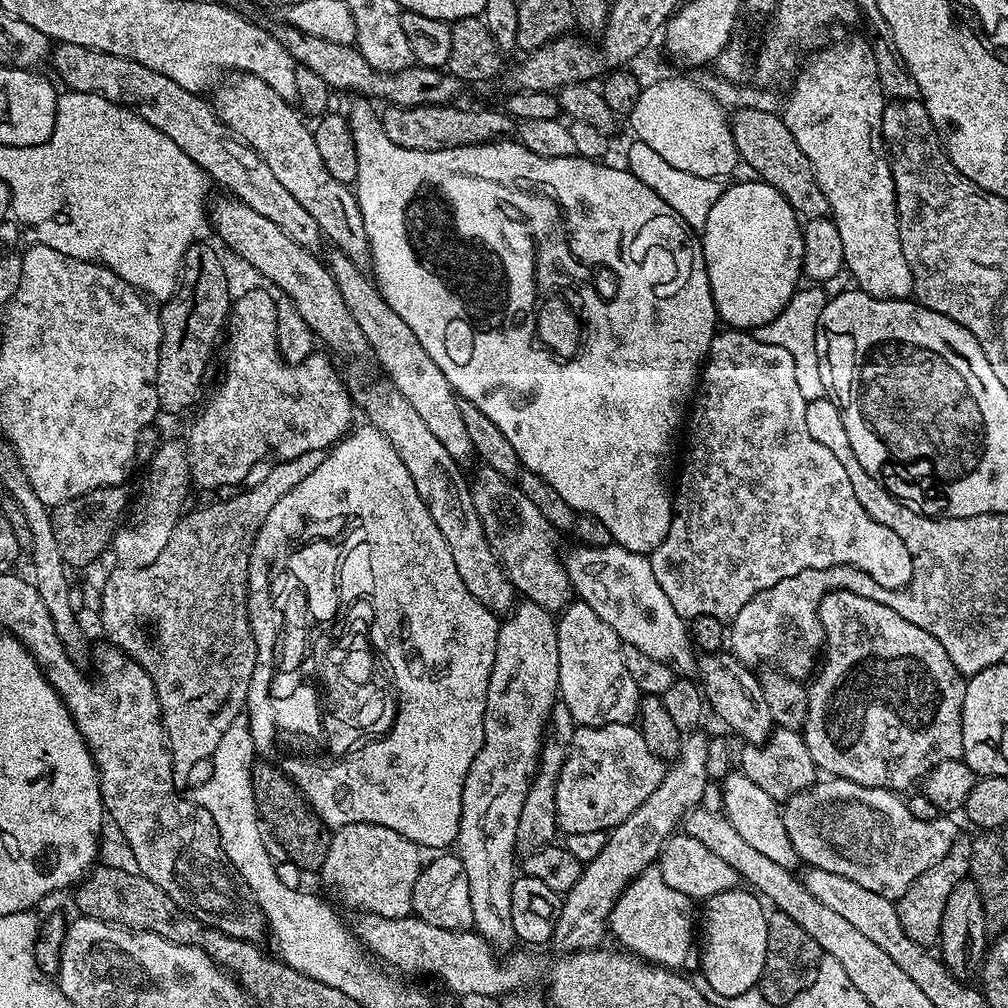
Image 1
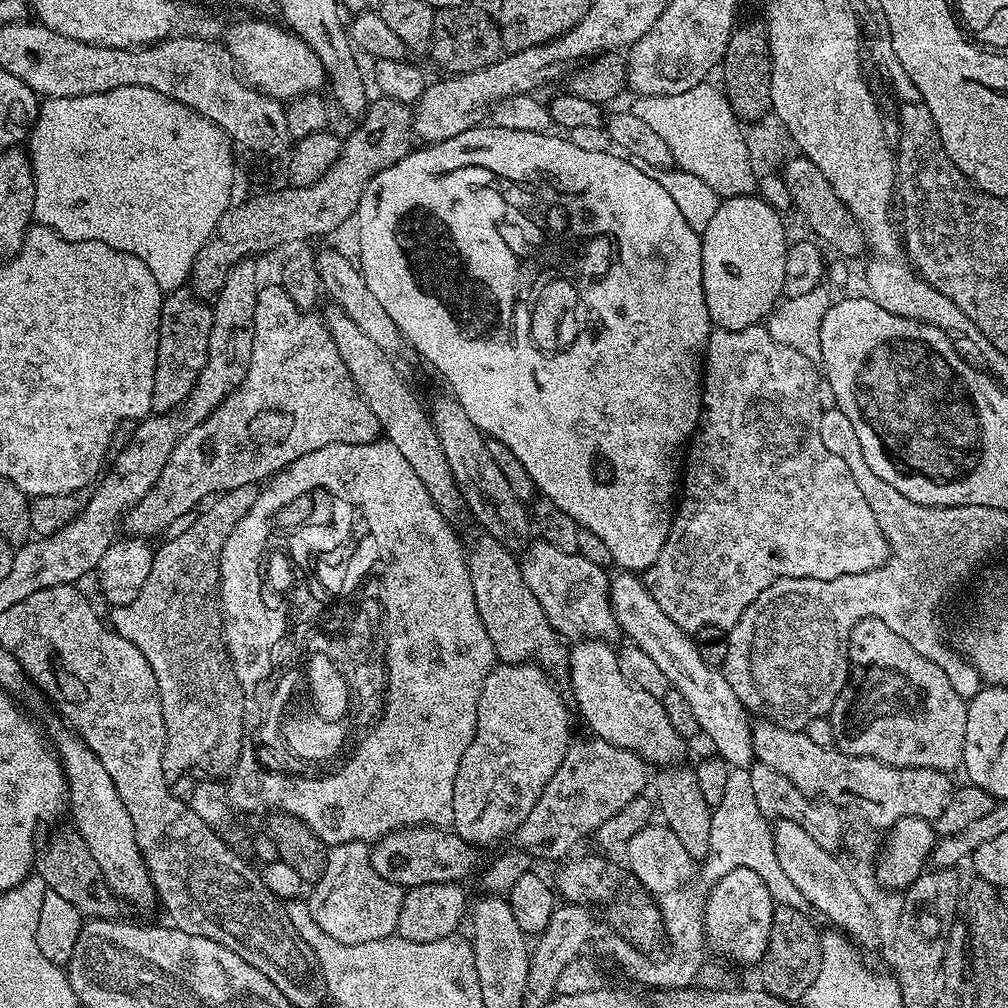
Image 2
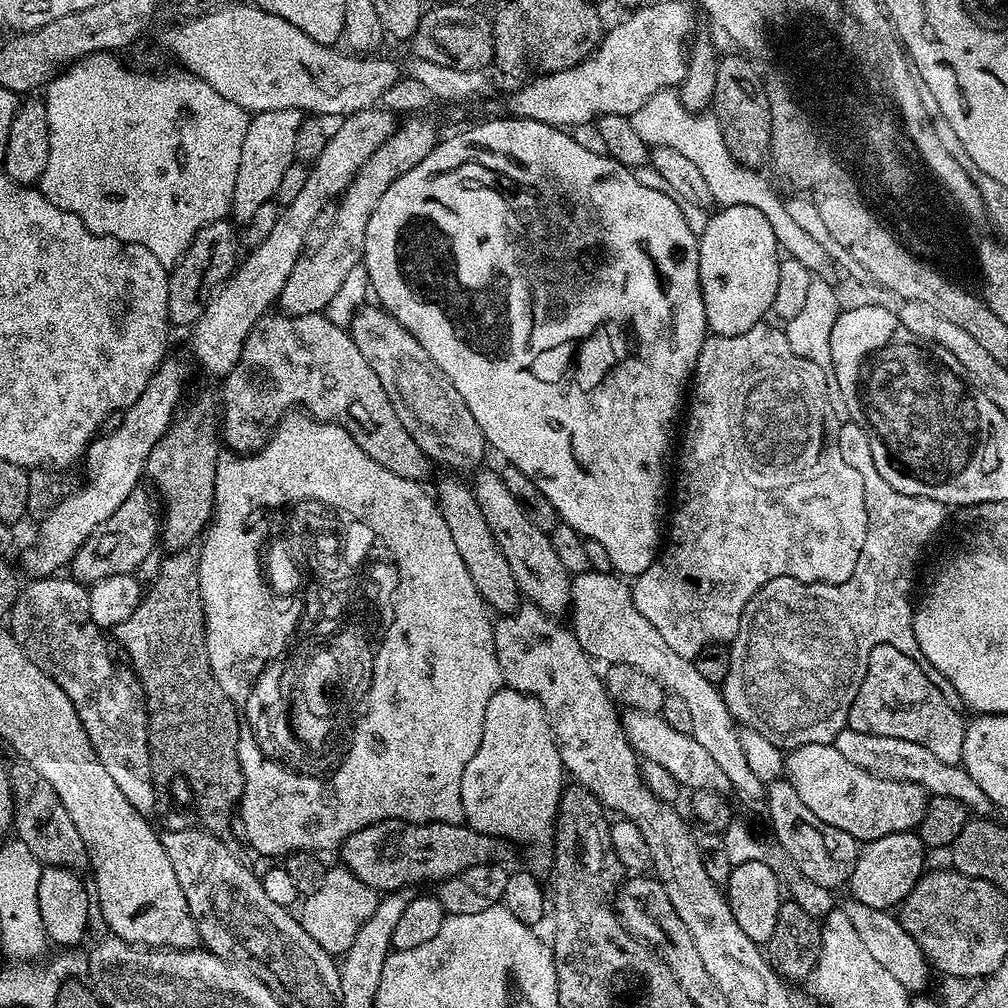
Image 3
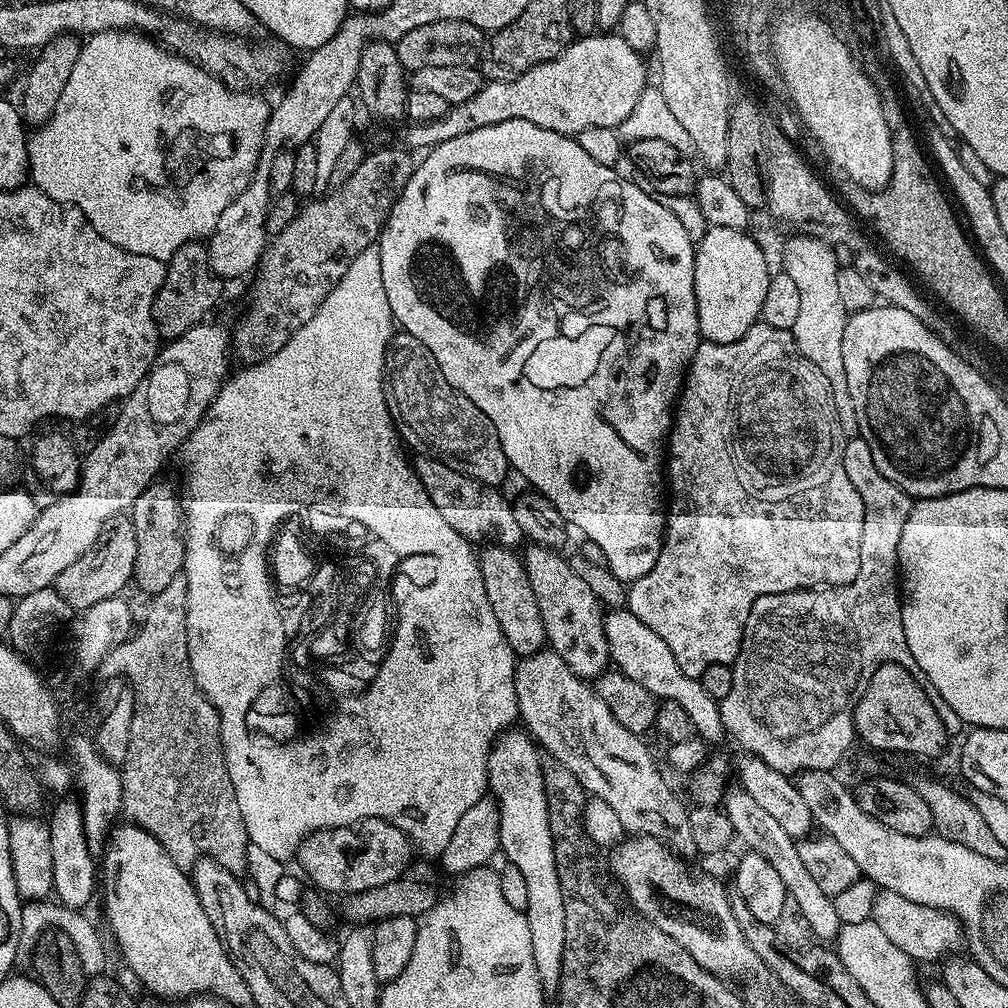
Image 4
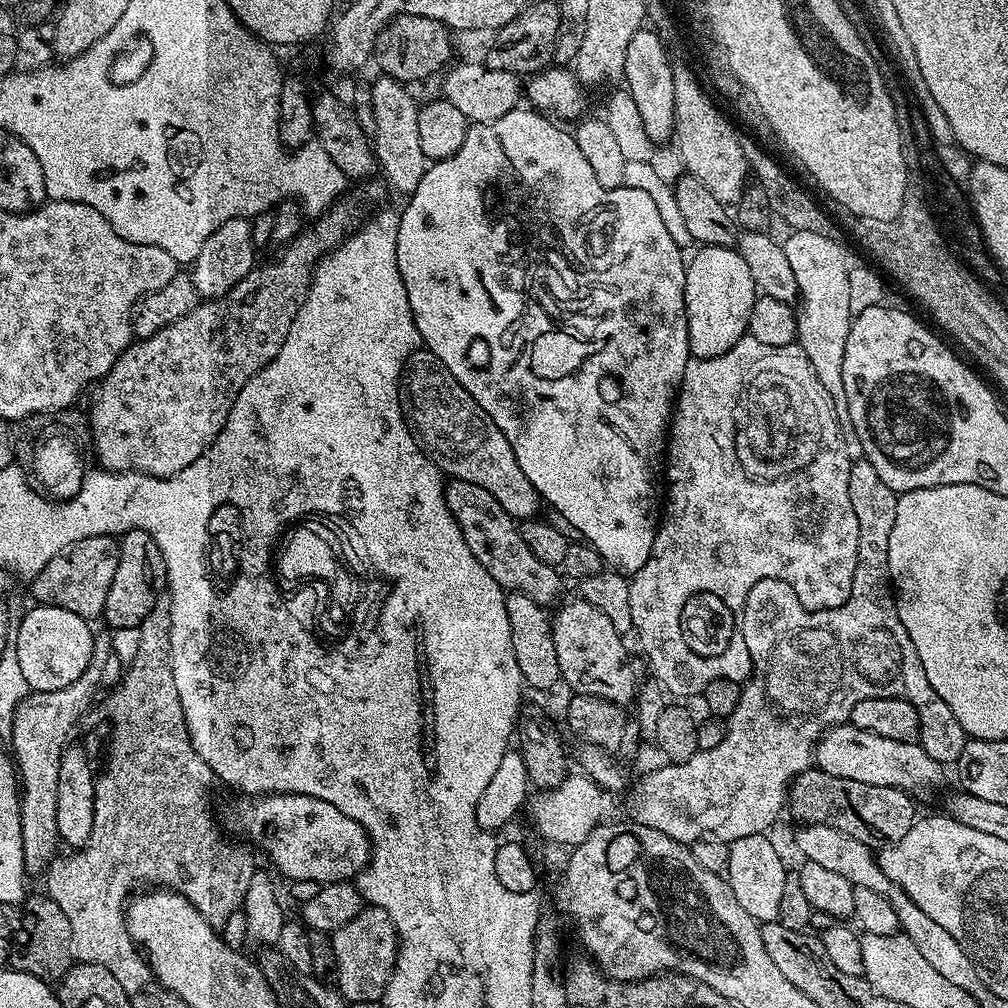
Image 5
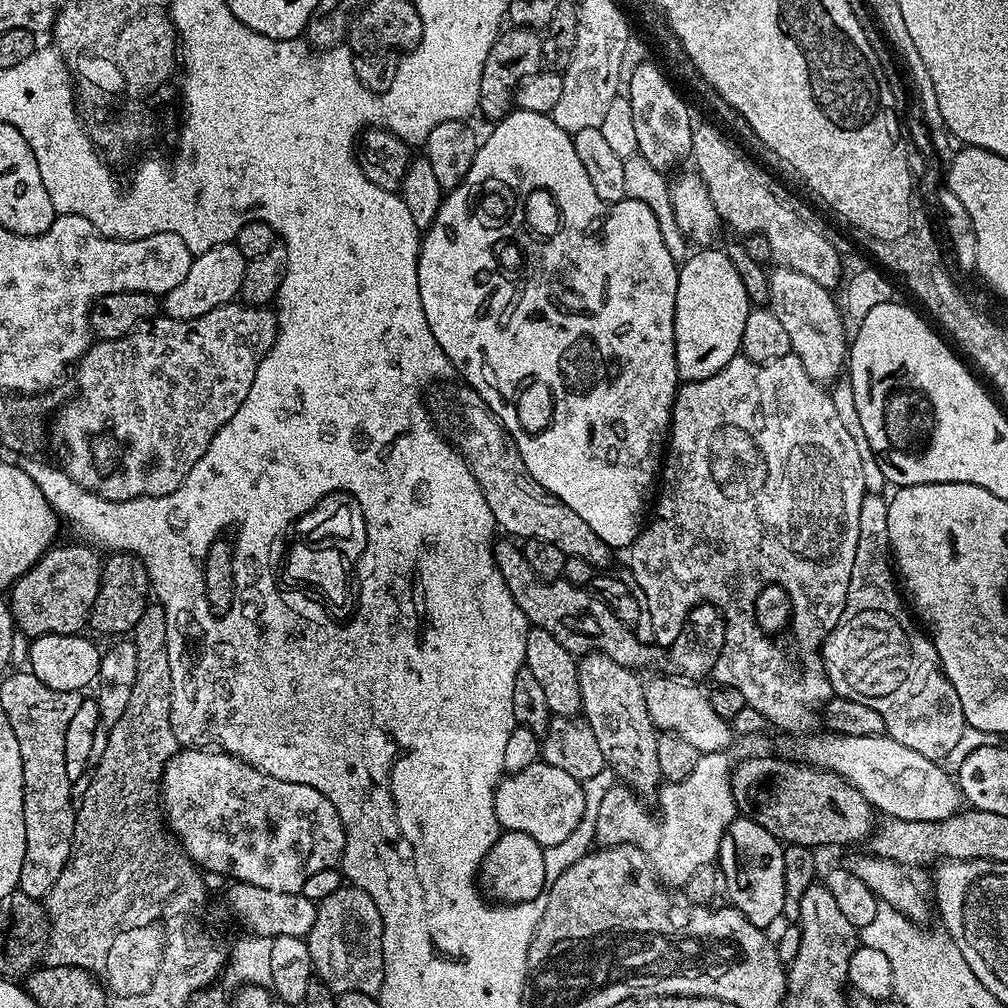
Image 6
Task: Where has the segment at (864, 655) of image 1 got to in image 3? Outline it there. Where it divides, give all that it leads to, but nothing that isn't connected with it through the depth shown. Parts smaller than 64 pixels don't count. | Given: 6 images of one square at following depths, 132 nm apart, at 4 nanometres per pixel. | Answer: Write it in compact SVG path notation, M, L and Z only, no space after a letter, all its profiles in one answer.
M875 644L868 652L866 678L850 706L848 727L865 734L921 743L929 748L936 759L959 765L966 720L944 697L945 689L940 689L931 678L917 657L908 657L888 644Z

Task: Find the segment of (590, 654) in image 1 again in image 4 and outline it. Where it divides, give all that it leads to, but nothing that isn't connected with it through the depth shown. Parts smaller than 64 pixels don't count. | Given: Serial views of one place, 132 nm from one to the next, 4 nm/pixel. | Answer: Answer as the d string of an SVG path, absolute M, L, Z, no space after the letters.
M733 787L732 793L725 795L722 800L722 811L728 816L733 824L735 839L744 843L743 846L749 852L757 852L774 870L778 870L778 878L782 878L784 890L798 906L802 906L802 914L810 925L813 937L820 942L835 941L840 932L841 922L838 913L834 908L833 897L822 894L822 889L818 887L818 882L810 875L810 870L806 870L806 865L802 863L802 858L798 855L798 843L782 826L778 826L778 821L771 814L766 814L750 794L746 794L743 788Z

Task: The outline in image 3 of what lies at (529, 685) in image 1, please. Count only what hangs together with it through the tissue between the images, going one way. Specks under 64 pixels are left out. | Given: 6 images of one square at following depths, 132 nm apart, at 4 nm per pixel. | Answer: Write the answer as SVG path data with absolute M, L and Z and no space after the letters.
M501 686L486 706L486 718L482 722L482 742L474 753L474 758L470 758L470 762L466 762L466 770L462 770L462 810L468 827L473 828L476 824L512 824L512 820L540 820L540 824L548 824L548 816L557 814L560 807L560 793L564 791L565 787L564 763L558 754L556 739L552 737L552 725L546 718L542 706L535 696L529 696L527 692L519 692L513 688Z

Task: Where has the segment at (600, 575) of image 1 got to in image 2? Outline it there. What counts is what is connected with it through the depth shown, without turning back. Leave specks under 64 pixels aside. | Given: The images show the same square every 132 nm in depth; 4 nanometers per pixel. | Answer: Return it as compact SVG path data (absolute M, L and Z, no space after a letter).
M617 571L611 577L608 586L608 597L612 599L612 609L620 630L631 643L641 648L656 665L666 674L669 685L678 690L678 694L686 697L690 710L698 718L701 733L713 744L715 755L725 761L729 769L751 768L754 763L752 752L752 724L750 713L719 668L706 666L702 662L702 654L698 654L696 641L687 632L683 632L670 618L644 585L643 579L637 573Z

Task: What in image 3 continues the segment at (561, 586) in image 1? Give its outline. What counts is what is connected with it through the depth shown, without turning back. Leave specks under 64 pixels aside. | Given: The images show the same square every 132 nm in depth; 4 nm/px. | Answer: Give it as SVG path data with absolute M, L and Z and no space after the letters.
M591 570L579 573L572 582L571 616L572 633L589 658L601 665L604 663L604 666L634 666L634 670L650 674L650 678L654 678L665 693L685 700L686 707L690 709L690 722L694 725L692 736L711 754L714 762L718 762L729 785L752 800L765 795L765 781L760 780L758 774L750 770L750 762L746 762L746 750L742 750L740 741L741 729L726 706L723 691L702 678L695 662L670 650L666 638L662 638L662 634L658 634L658 630L654 630L654 626L642 618L638 606L634 606L631 587L619 575Z

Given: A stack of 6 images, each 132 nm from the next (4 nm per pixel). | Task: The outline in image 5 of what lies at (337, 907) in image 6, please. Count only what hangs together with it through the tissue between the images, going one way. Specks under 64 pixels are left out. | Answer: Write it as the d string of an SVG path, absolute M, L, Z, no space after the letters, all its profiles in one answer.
M375 906L365 907L346 926L331 933L336 959L334 984L349 1005L358 1002L383 1001L390 974L396 965L396 931L386 910Z

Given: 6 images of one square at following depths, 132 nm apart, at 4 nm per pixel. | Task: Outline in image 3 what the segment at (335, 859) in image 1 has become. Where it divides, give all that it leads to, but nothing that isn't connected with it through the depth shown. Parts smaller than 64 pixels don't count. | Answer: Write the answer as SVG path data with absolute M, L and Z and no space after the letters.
M343 866L328 868L326 878L322 882L319 890L314 890L314 894L303 897L299 905L298 919L302 930L322 946L322 950L333 954L343 954L350 950L350 942L358 935L358 930L362 930L362 924L370 914L374 914L378 893L375 888L366 886L348 868Z

